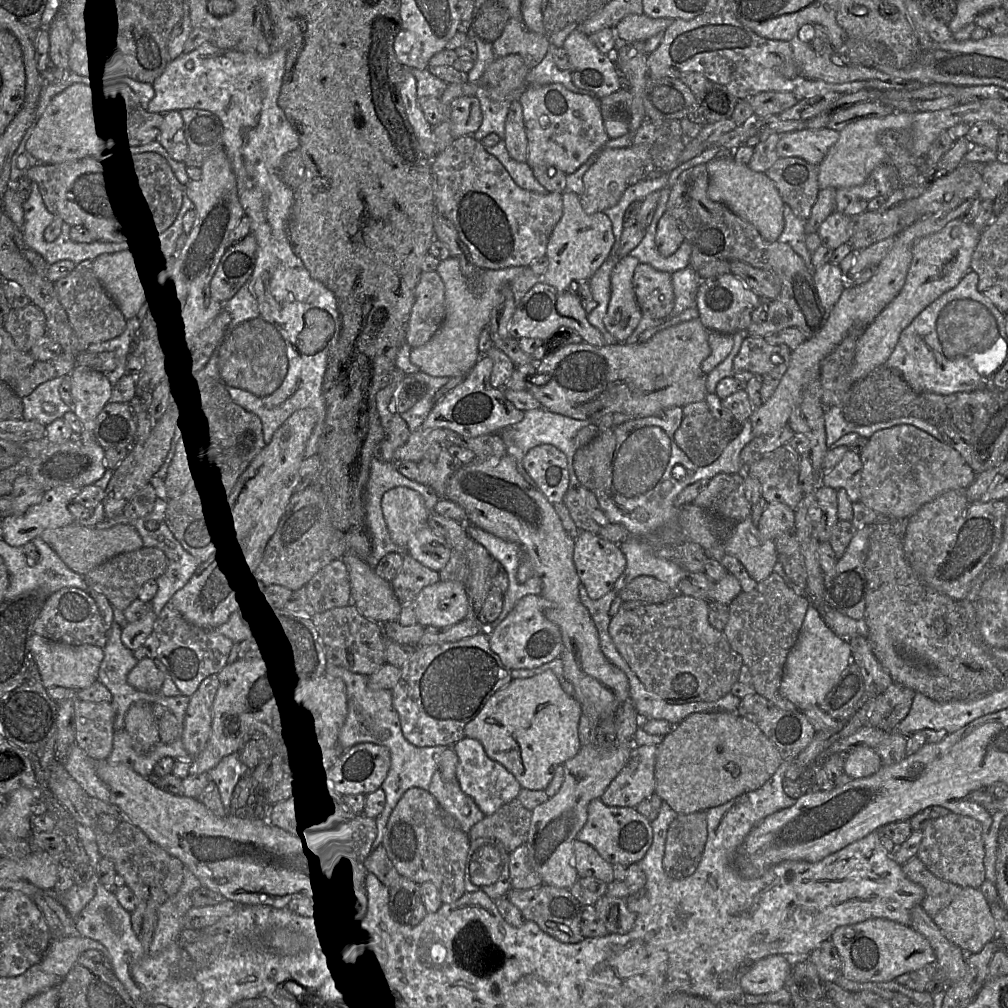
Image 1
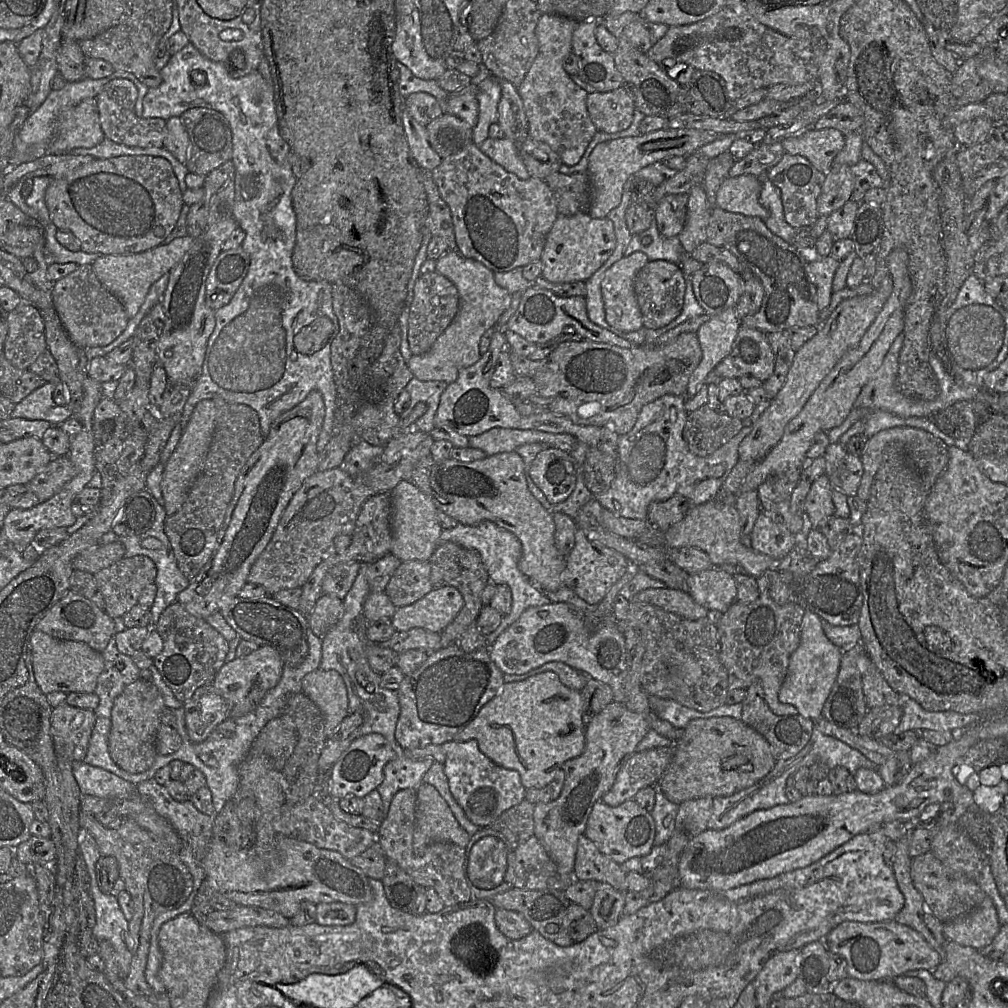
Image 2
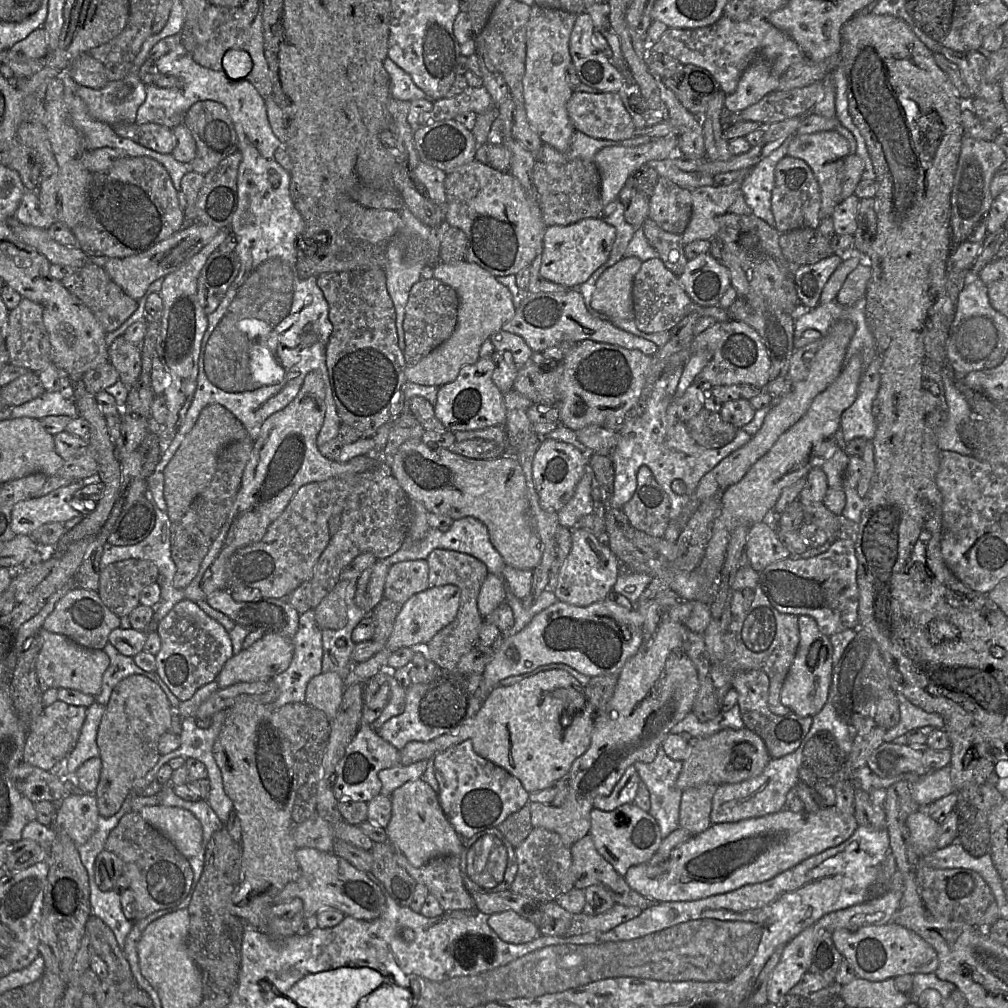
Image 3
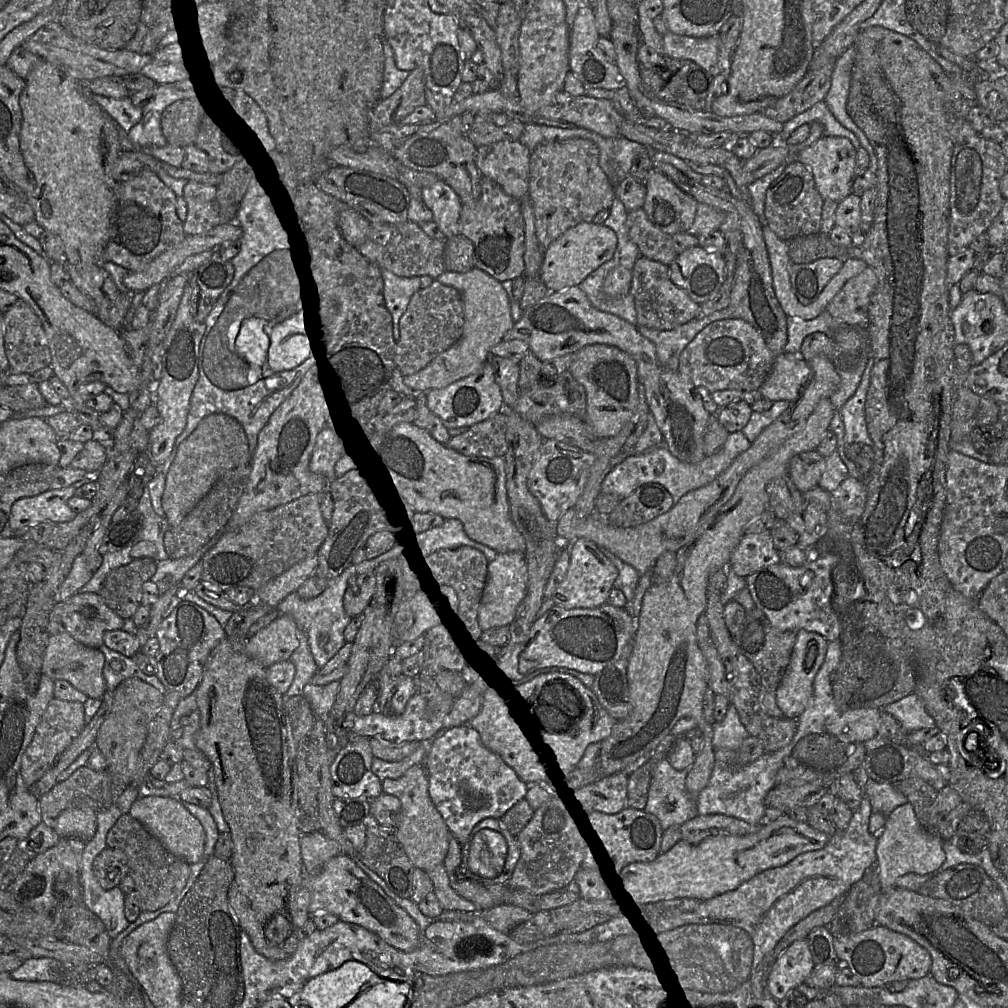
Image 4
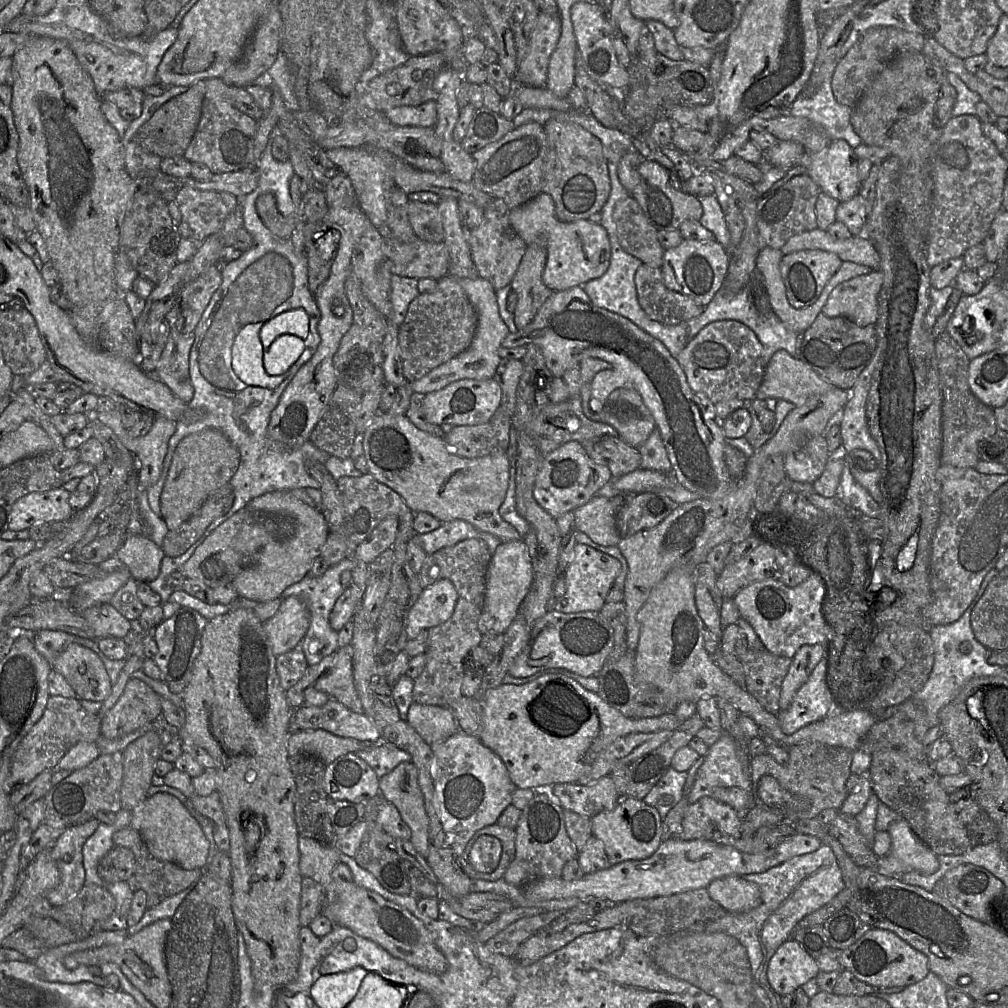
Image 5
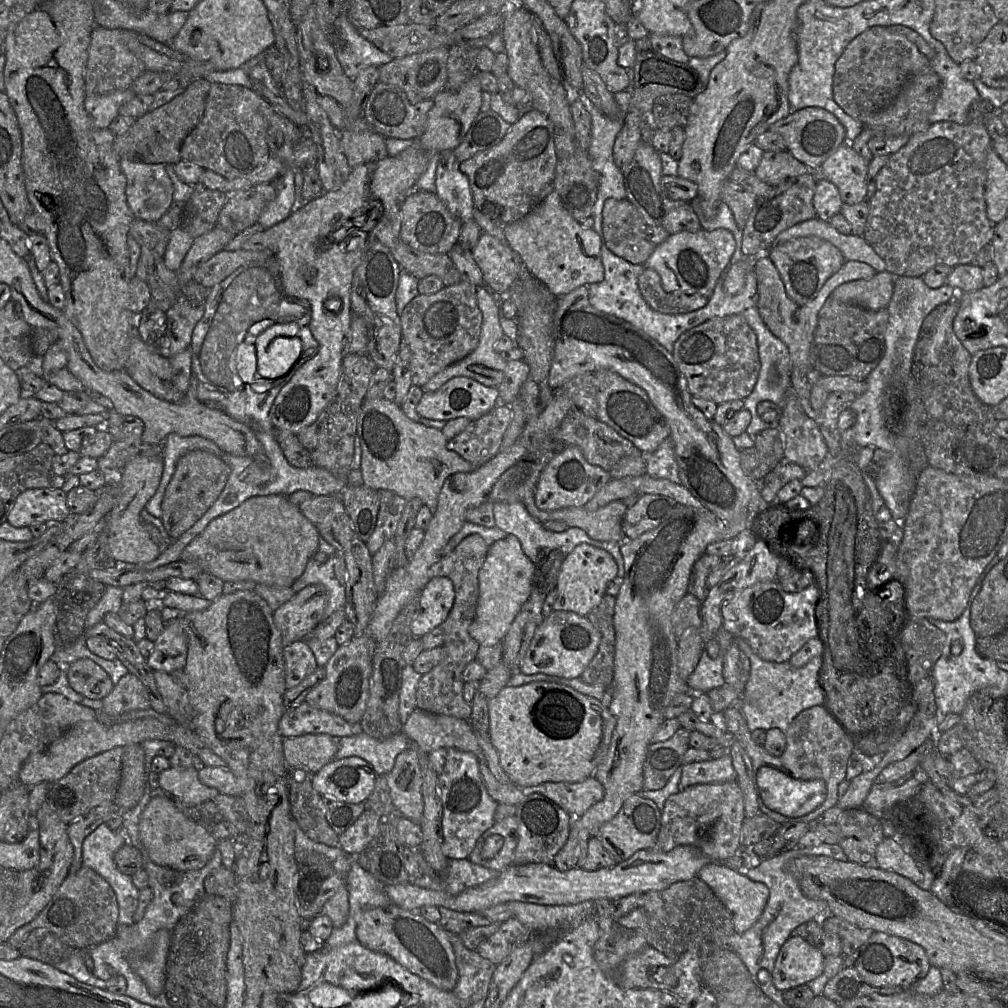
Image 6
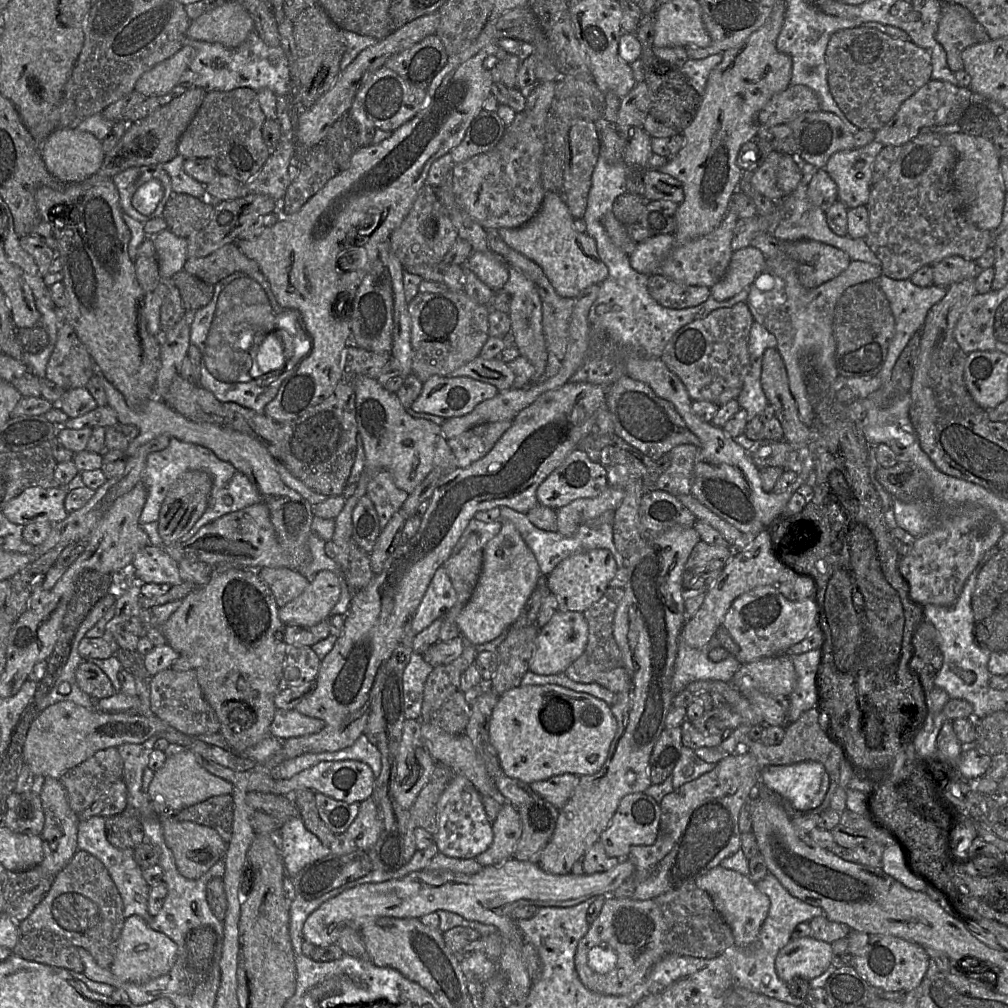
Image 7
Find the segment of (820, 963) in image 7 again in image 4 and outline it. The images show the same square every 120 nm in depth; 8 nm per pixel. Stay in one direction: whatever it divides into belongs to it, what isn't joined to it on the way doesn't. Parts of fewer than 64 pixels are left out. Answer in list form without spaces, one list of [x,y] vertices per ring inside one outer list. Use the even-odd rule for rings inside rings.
[[[806,939],[793,942],[772,964],[767,975],[769,994],[778,1002],[804,983],[815,967]]]

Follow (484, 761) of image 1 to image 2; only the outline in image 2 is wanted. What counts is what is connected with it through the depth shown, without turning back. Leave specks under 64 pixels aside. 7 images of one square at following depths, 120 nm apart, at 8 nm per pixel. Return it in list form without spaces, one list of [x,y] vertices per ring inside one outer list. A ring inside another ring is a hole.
[[[474,739],[449,741],[441,745],[446,754],[443,764],[450,791],[467,818],[479,827],[490,826],[504,811],[525,799],[526,788],[516,770],[501,767],[484,755]]]

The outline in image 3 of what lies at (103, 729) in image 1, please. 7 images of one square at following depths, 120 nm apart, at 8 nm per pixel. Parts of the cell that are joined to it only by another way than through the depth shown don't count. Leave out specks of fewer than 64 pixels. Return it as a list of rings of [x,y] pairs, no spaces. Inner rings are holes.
[[[58,699],[45,707],[27,733],[23,761],[45,771],[62,767],[77,744],[85,719],[86,708],[83,706],[70,705]]]

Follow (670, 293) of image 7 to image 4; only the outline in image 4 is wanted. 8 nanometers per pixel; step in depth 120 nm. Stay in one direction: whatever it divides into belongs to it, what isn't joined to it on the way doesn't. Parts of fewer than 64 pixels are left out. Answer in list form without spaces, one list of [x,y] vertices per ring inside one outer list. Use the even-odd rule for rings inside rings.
[[[639,257],[632,270],[631,290],[637,313],[637,326],[644,326],[656,330],[671,330],[681,324],[695,319],[700,310],[687,292],[676,286],[669,277],[669,266]]]

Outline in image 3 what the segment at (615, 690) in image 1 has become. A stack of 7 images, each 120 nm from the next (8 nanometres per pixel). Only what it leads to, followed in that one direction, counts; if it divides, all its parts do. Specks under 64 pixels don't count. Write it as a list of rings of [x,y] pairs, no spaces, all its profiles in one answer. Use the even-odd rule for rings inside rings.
[[[422,440],[408,441],[393,456],[389,472],[410,501],[423,504],[428,512],[453,520],[471,516],[483,522],[507,565],[533,570],[540,563],[542,543],[530,523],[525,476],[515,457],[471,459],[446,448],[429,447]]]

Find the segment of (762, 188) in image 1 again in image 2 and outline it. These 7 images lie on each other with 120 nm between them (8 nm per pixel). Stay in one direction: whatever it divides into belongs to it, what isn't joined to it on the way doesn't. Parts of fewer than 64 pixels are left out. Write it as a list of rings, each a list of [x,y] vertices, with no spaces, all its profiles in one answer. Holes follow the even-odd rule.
[[[753,175],[727,177],[716,193],[715,205],[724,211],[737,213],[749,217],[757,217],[763,222],[769,217],[769,212],[759,203],[761,184]]]

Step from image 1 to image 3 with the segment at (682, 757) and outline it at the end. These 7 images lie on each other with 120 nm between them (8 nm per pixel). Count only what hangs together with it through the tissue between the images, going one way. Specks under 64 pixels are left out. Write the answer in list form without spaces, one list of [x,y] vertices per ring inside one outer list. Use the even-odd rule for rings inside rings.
[[[743,727],[735,730],[726,728],[704,738],[690,741],[690,754],[683,761],[676,786],[684,791],[703,784],[730,784],[760,775],[771,757],[764,741],[753,731]]]

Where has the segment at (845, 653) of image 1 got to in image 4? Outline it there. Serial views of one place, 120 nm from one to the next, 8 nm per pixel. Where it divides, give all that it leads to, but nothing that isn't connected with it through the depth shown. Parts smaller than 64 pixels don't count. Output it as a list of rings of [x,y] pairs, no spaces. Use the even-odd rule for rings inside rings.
[[[797,631],[790,662],[776,691],[776,703],[784,718],[797,719],[810,704],[814,678],[824,661],[827,645],[828,641],[816,632]]]

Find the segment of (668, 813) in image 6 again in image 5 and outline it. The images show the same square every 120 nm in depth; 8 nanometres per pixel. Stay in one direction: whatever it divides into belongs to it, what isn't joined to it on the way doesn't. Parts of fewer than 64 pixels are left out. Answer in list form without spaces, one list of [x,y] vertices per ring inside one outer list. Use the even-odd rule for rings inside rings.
[[[704,796],[687,807],[681,829],[673,838],[712,840],[715,832],[740,838],[741,823],[742,815],[731,806]]]

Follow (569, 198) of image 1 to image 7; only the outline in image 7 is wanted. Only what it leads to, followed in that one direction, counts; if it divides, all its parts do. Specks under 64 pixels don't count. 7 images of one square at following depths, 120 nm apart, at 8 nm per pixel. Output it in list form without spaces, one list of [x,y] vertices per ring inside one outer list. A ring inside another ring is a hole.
[[[546,193],[537,214],[519,228],[499,231],[505,243],[536,263],[545,273],[558,295],[575,299],[587,287],[600,284],[608,276],[607,266],[597,253],[596,241],[574,227],[574,218],[562,194]]]

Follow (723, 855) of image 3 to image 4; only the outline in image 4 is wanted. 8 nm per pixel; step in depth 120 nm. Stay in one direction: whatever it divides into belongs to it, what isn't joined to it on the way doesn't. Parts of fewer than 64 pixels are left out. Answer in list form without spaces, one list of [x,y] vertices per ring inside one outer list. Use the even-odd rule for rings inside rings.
[[[784,814],[773,821],[766,821],[757,832],[744,836],[717,835],[708,837],[698,844],[680,840],[654,860],[633,861],[625,867],[617,879],[610,876],[610,894],[618,899],[637,901],[667,901],[676,898],[695,898],[700,901],[711,899],[736,889],[764,870],[784,866],[802,853],[822,849],[830,838],[826,833],[813,829],[808,822],[797,822]]]

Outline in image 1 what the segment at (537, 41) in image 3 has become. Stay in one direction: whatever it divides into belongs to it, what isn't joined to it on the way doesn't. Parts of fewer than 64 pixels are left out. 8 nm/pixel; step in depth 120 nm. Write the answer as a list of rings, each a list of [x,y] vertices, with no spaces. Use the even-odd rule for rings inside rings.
[[[555,83],[530,85],[519,101],[528,140],[526,163],[532,169],[553,166],[566,175],[572,174],[610,139],[604,128],[599,99],[575,94],[562,84]]]

